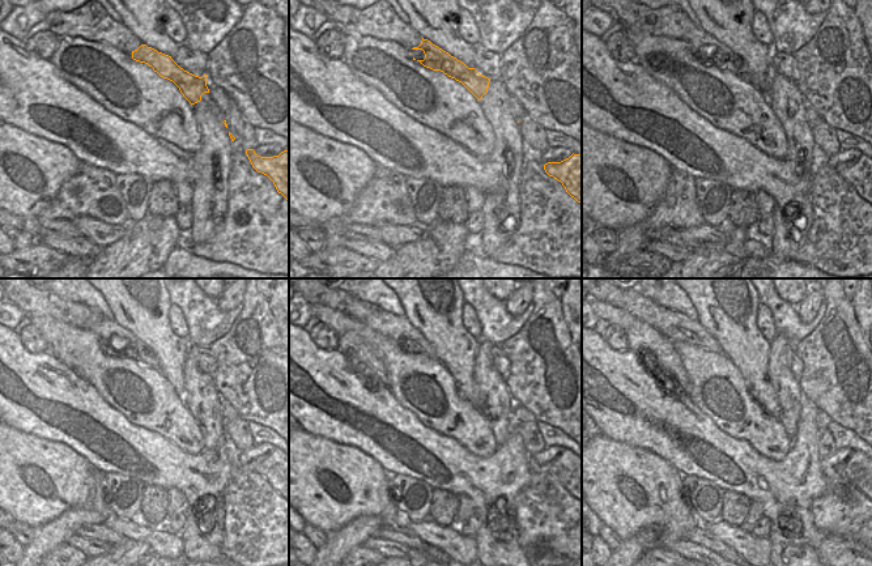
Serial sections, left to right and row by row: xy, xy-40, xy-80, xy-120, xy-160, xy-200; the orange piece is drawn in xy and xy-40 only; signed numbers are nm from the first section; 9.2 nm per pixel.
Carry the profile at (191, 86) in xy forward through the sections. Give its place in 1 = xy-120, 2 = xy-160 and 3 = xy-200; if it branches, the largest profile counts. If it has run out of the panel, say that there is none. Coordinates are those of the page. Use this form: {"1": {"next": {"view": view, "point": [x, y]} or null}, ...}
{"1": {"next": {"view": "xy-120", "point": [107, 330]}}, "2": {"next": {"view": "xy-160", "point": [400, 330]}}, "3": {"next": {"view": "xy-200", "point": [673, 326]}}}

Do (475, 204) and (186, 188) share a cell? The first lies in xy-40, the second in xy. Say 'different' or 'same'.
same

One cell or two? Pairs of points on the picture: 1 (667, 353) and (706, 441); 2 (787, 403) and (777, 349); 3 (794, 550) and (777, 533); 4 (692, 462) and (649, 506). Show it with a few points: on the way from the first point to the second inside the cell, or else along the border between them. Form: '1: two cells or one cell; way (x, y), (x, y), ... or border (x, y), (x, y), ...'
1: two cells; border (681, 391), (688, 395)
2: one cell; way (787, 390), (778, 373), (778, 362)
3: one cell; way (790, 548), (779, 537)
4: two cells; border (655, 454), (681, 473)

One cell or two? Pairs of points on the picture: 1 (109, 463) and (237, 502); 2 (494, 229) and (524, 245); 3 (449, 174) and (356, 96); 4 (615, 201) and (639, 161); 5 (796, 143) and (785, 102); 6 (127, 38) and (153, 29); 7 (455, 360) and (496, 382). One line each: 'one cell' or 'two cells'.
1: two cells
2: two cells
3: one cell
4: one cell
5: one cell
6: two cells
7: two cells

